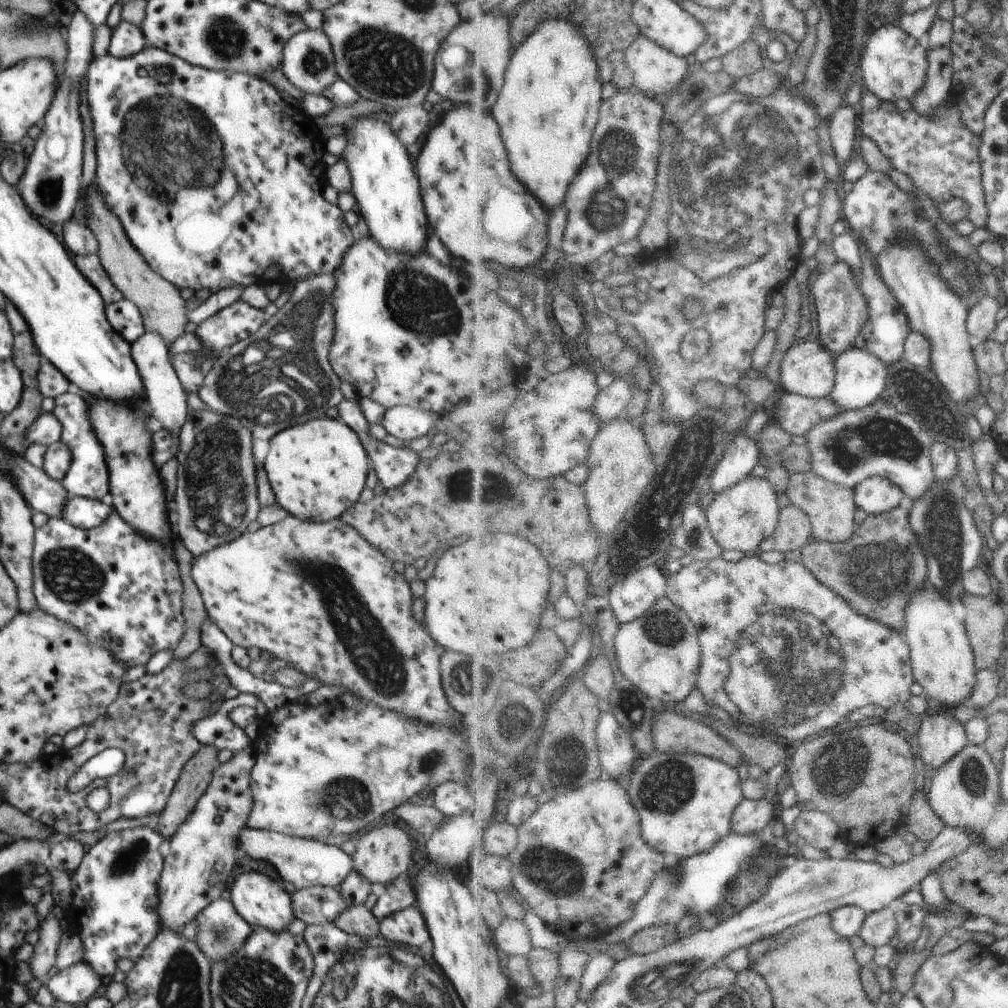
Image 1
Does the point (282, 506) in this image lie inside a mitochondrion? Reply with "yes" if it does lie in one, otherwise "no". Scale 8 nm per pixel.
no

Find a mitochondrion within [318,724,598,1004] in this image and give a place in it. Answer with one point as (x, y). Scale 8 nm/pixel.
(559, 876)

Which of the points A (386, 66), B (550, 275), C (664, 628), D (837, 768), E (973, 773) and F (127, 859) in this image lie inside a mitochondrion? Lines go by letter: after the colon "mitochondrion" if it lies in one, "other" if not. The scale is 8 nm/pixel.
A: mitochondrion
B: other
C: mitochondrion
D: mitochondrion
E: mitochondrion
F: mitochondrion

